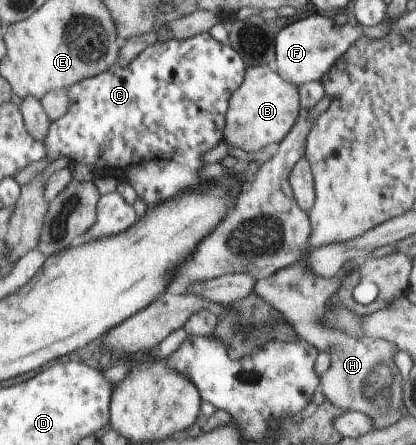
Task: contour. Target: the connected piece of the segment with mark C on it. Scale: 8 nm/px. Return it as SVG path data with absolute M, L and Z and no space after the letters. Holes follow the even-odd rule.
M209 32L184 41L170 39L166 43L156 42L132 59L130 65L121 68L116 65L108 72L86 79L68 90L72 99L69 113L53 123L50 135L44 142L50 149L49 159L52 162L58 161L58 159L69 159L70 165L75 162L82 163L96 174L114 175L114 167L122 167L132 161L136 163L136 161L144 161L144 159L146 161L154 159L152 155L148 155L148 125L150 125L150 129L156 129L156 133L160 135L162 143L164 143L164 139L168 141L168 145L172 145L176 141L176 147L174 147L176 151L172 155L164 153L166 171L164 169L140 169L140 175L134 175L134 177L129 177L130 173L126 173L126 182L130 183L136 194L144 199L148 208L174 199L176 195L182 195L184 191L206 187L206 179L202 179L200 171L198 171L204 165L202 155L208 153L212 147L216 147L222 141L228 99L242 84L247 67L248 64L244 57L236 49L230 47L229 44L224 45L224 43L216 41ZM132 127L140 129L140 133L136 131L136 135L132 135ZM116 135L118 137L124 135L123 149L120 149L120 139L116 141ZM124 150L126 151L124 159L132 159L132 161L118 161L120 151ZM176 161L180 163L178 165L180 169L194 169L194 171L172 169L172 167L176 167L174 165Z

